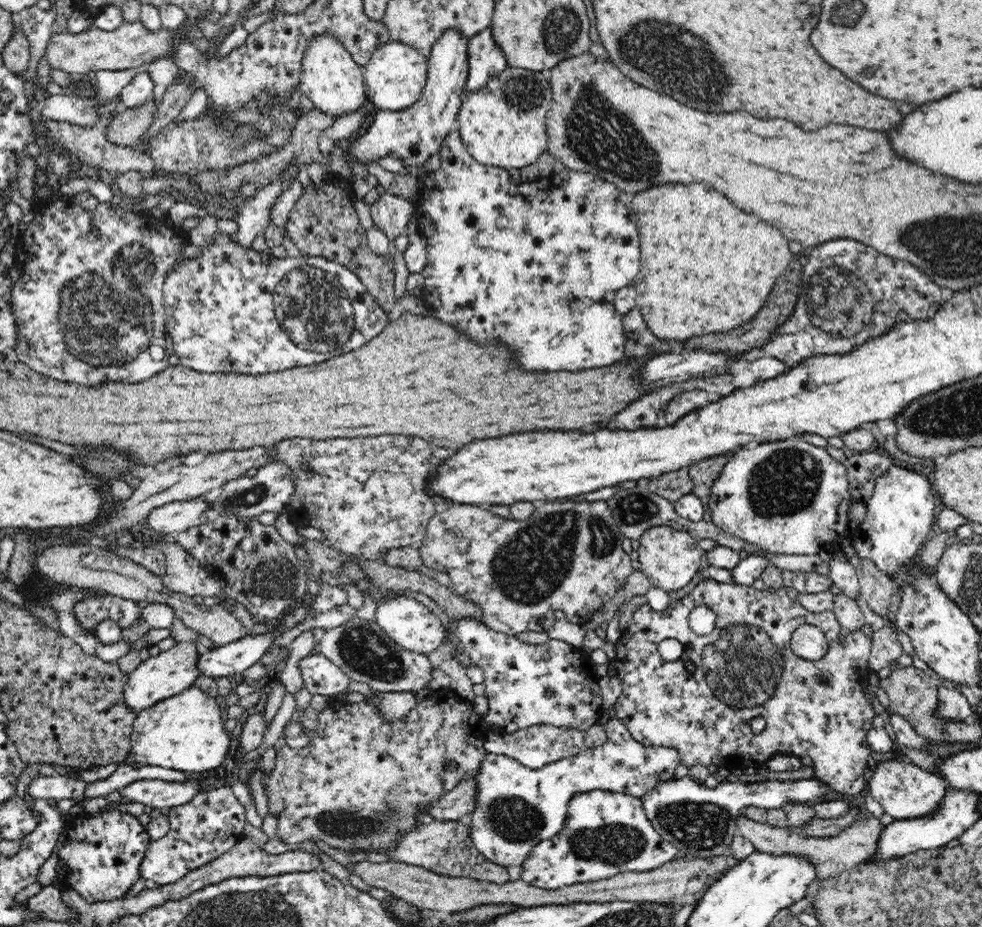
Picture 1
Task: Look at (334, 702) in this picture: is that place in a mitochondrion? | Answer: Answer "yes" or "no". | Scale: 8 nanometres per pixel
no

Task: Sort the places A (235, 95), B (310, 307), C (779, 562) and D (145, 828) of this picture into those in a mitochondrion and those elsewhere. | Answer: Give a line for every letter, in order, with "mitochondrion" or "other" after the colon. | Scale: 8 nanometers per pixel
A: mitochondrion
B: mitochondrion
C: other
D: other

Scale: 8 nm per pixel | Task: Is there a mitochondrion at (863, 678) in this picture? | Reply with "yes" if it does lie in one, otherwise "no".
no

